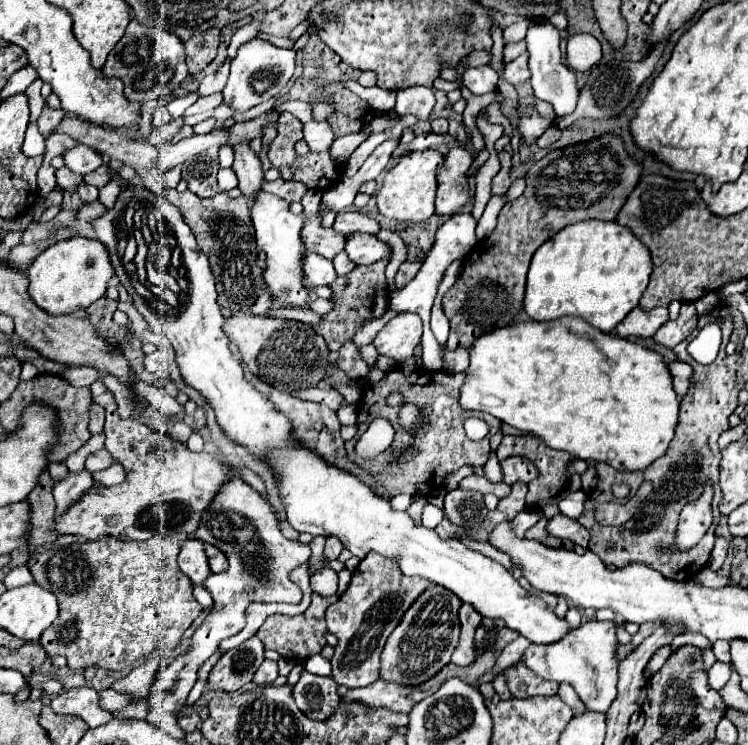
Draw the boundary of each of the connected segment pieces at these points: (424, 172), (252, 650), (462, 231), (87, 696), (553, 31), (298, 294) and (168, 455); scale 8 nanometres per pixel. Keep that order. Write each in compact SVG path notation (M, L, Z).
M435 149L425 151L411 151L405 153L397 165L393 165L383 181L381 191L377 193L377 207L379 213L387 219L397 221L425 221L435 213L435 191L437 191L437 171L443 167L445 155Z
M257 637L247 639L237 649L227 651L217 661L217 665L209 673L209 689L225 689L225 691L237 691L237 689L241 689L245 683L249 683L253 679L253 673L263 663L263 659L265 659L265 647L263 647L263 643Z
M469 211L451 215L451 219L449 219L447 223L443 223L443 225L437 229L435 243L433 243L429 255L425 257L425 261L423 261L419 273L415 275L415 279L413 279L407 287L389 293L389 309L395 311L395 313L397 313L397 311L415 311L415 313L421 315L423 325L427 327L427 325L429 325L431 305L433 305L435 295L437 295L437 289L439 289L439 285L441 285L441 281L443 281L445 269L447 269L453 261L457 261L457 259L465 259L465 255L477 245L475 225L477 225L477 221L471 217Z
M89 685L85 687L73 687L63 691L59 697L53 699L51 709L55 713L63 713L63 715L79 715L87 721L89 727L99 727L107 721L113 719L115 713L105 711L99 705L99 691L91 689Z
M541 19L541 21L535 21L529 25L527 51L529 51L529 69L531 69L533 93L539 99L549 101L557 115L573 113L573 109L577 105L577 97L579 97L579 89L575 85L575 73L567 65L563 65L563 61L561 61L559 29L549 19Z
M265 191L259 193L259 199L255 199L251 207L251 219L255 225L255 239L257 245L267 253L267 265L263 271L265 289L273 295L275 301L281 303L281 307L305 307L309 299L309 289L305 287L303 277L303 257L305 257L305 243L301 239L305 213L293 215L289 213L289 203L281 201L275 195L269 195Z
M101 377L91 385L91 393L93 401L107 411L105 447L125 467L127 479L121 485L103 487L99 491L89 489L81 501L55 521L55 531L59 535L71 533L85 539L113 535L137 541L153 535L193 535L201 523L201 515L207 513L219 489L231 481L231 477L237 477L237 473L205 451L195 453L185 443L155 433L143 423L121 419L117 403Z

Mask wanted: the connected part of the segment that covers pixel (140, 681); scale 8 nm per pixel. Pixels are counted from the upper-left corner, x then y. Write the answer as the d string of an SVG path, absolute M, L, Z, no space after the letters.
M153 655L153 657L147 659L143 665L131 669L125 679L115 681L111 687L113 687L115 691L133 693L135 701L139 701L139 699L143 699L143 697L149 695L149 687L151 687L151 683L155 681L155 677L157 677L157 673L159 673L159 669L161 669L163 665L165 665L165 659L163 659L161 655Z

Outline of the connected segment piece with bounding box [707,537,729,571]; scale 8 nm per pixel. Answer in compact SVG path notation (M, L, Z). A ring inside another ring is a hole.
M717 537L715 547L713 547L713 551L711 551L711 557L709 557L709 563L707 563L707 567L709 567L711 571L717 571L717 569L723 565L725 555L727 555L727 549L729 549L729 541Z

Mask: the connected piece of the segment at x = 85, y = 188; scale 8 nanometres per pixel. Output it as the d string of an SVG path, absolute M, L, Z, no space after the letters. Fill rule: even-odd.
M83 183L83 185L77 187L77 191L79 191L79 197L81 197L81 201L83 201L85 205L91 205L91 203L99 201L99 189L93 187L93 185Z

